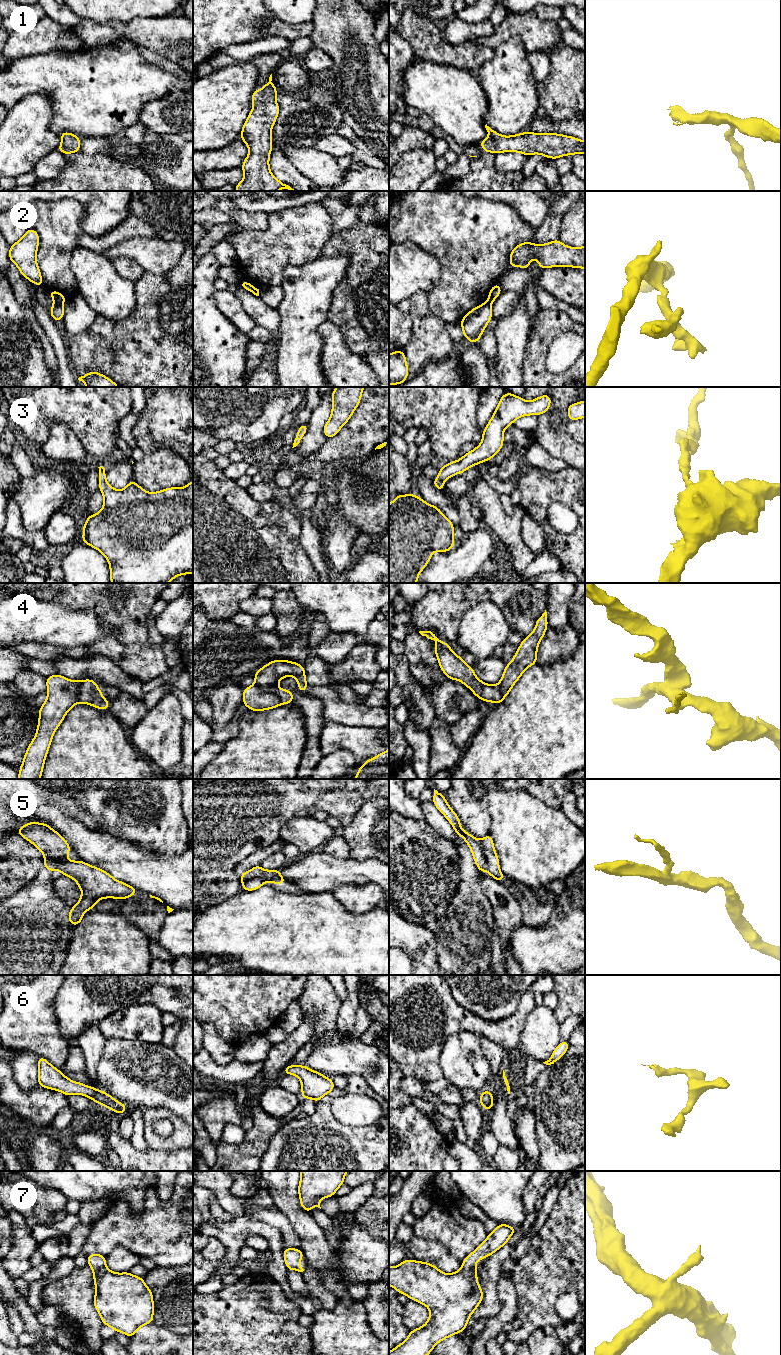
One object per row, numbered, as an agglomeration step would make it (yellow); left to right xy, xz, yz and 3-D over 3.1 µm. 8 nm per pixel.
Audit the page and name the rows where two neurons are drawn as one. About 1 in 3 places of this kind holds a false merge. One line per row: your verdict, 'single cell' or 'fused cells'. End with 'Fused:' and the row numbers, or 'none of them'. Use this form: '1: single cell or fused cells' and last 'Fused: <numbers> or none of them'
1: single cell
2: fused cells
3: single cell
4: fused cells
5: single cell
6: single cell
7: single cell
Fused: 2, 4

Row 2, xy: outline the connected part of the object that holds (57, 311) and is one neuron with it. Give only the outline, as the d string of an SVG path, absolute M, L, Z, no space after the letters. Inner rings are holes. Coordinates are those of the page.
M54 303L54 305L50 308L50 313L54 321L63 320L64 317L63 305Z

